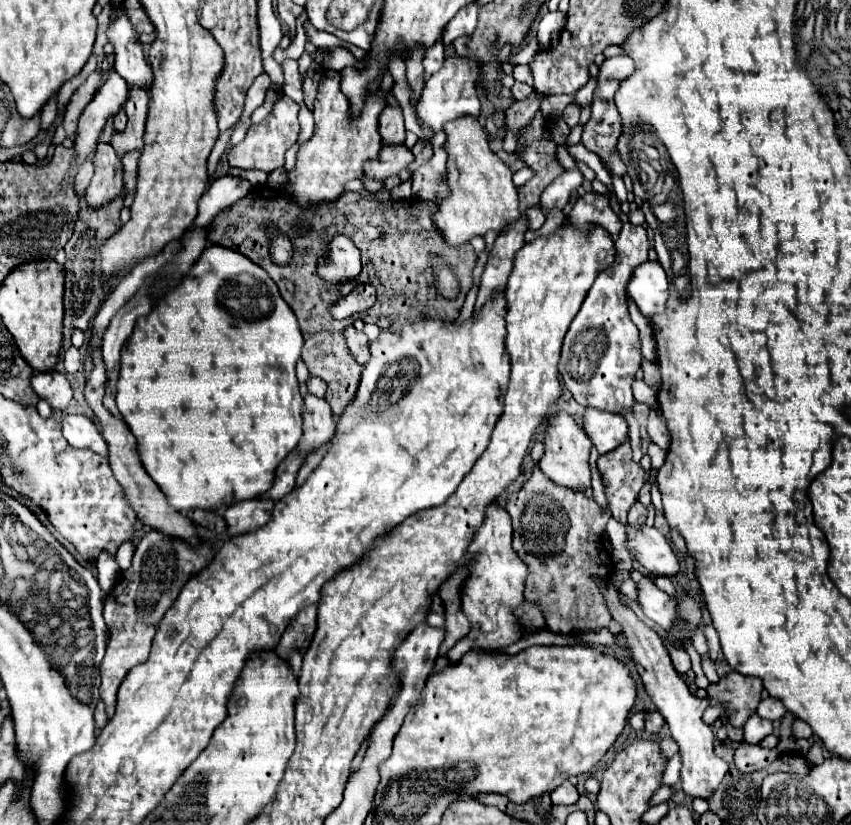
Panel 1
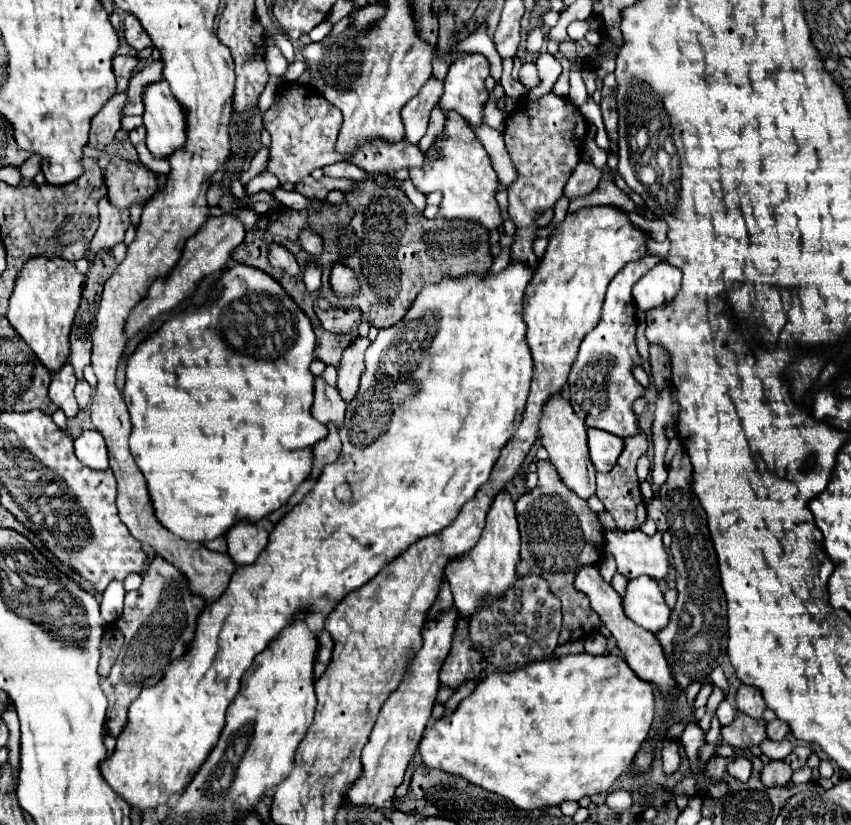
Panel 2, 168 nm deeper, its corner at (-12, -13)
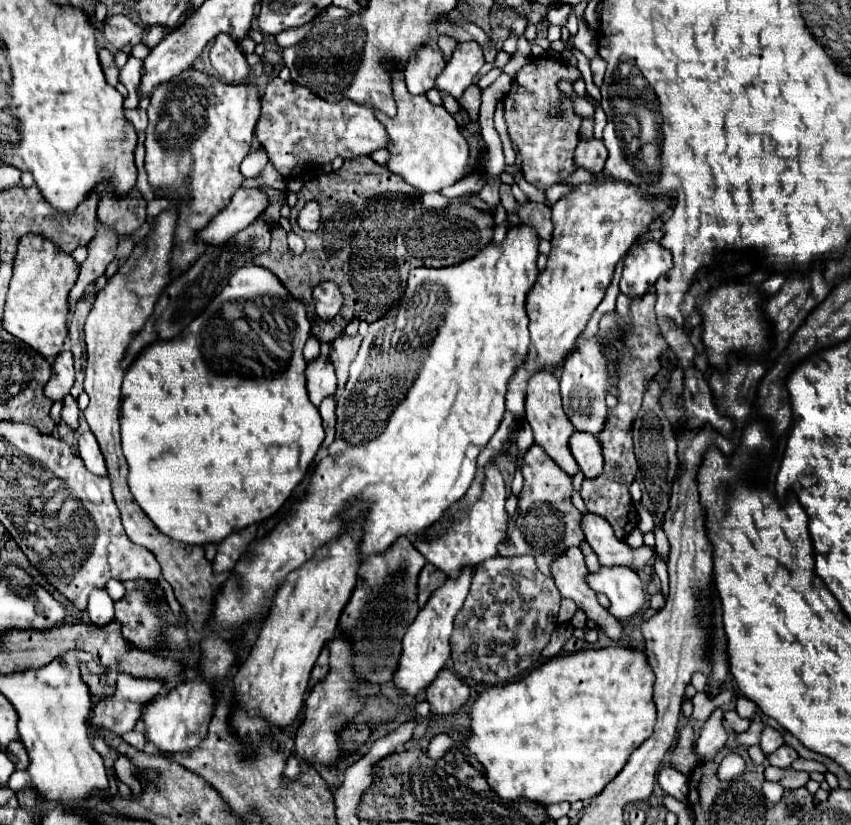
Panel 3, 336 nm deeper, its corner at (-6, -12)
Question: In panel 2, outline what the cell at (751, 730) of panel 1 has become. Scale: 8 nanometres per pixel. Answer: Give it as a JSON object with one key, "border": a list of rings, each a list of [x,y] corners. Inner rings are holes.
{"border":[[[785,738],[781,742],[773,742],[773,740],[765,740],[761,746],[761,752],[771,758],[771,760],[785,760],[791,752],[793,752],[793,744]]]}

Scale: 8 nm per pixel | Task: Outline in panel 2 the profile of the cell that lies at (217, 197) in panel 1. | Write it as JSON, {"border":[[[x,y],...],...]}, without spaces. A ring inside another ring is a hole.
{"border":[[[261,172],[261,174],[257,174],[247,186],[245,186],[245,190],[247,190],[247,194],[249,196],[253,196],[253,194],[257,194],[257,192],[261,192],[261,190],[267,190],[267,192],[273,192],[273,190],[277,190],[279,188],[279,180],[277,180],[277,176],[273,176],[271,172]]]}

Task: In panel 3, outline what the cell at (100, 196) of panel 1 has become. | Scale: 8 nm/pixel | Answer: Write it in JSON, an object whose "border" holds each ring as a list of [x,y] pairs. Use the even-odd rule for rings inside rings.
{"border":[[[97,225],[97,233],[91,239],[91,243],[87,245],[87,259],[81,263],[81,271],[77,277],[77,283],[71,289],[69,295],[69,305],[73,307],[79,297],[83,295],[85,287],[95,281],[97,277],[101,277],[107,269],[107,265],[113,261],[115,251],[117,251],[117,243],[119,243],[119,235],[115,229],[107,227],[107,225]]]}

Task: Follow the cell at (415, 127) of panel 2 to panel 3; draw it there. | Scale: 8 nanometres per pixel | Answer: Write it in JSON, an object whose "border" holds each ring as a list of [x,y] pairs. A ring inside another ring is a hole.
{"border":[[[421,47],[419,53],[411,57],[411,65],[405,67],[405,83],[411,95],[425,95],[429,89],[435,87],[437,75],[443,71],[445,59],[439,51],[427,47]]]}

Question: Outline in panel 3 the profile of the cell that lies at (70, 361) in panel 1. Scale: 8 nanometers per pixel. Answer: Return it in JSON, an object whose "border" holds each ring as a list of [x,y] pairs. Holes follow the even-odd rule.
{"border":[[[67,395],[63,399],[63,411],[61,411],[61,417],[63,421],[71,427],[71,429],[77,429],[79,427],[79,407],[77,407],[77,399]]]}

